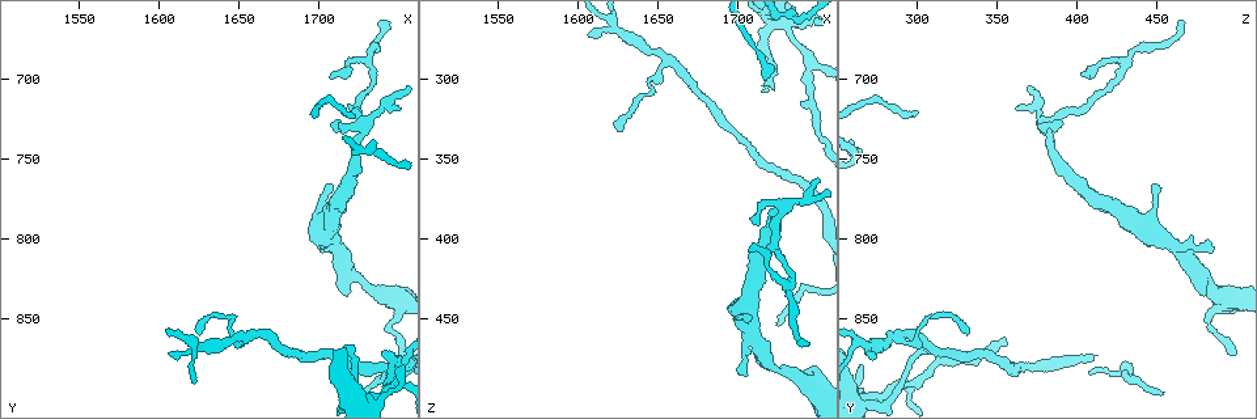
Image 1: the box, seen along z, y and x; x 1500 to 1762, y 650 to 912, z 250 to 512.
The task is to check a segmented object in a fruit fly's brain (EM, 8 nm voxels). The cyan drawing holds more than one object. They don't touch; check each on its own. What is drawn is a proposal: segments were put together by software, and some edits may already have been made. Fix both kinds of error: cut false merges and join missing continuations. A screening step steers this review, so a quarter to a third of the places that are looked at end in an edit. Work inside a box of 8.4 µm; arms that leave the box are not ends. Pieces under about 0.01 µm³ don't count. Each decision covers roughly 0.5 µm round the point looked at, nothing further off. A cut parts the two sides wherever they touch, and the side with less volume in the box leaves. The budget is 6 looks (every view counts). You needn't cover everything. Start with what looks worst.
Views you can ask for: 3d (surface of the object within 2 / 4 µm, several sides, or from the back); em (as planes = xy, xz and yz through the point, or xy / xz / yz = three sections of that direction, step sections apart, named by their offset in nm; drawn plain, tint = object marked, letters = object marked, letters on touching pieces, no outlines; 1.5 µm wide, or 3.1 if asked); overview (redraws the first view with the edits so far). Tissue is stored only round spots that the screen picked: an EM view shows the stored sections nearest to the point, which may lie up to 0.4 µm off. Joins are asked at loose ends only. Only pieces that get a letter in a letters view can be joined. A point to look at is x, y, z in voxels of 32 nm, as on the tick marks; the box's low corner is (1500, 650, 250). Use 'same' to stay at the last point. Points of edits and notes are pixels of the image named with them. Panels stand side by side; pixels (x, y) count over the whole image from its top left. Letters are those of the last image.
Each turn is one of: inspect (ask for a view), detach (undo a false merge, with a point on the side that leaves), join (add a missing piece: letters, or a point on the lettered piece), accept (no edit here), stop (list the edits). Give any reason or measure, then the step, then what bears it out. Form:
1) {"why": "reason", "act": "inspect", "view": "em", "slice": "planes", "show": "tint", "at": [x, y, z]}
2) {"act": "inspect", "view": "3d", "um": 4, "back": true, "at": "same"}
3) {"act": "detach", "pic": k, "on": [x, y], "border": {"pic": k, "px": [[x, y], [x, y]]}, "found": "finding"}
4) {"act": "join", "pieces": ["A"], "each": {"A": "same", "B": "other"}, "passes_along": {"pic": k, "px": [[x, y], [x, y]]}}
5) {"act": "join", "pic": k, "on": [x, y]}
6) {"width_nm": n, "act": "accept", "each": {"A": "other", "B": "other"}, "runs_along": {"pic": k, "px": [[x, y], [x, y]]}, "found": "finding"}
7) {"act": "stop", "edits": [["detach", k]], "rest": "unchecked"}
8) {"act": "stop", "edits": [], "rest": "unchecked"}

{"why": "free end", "act": "inspect", "view": "3d", "um": 2, "back": true, "at": [1716, 870, 306]}

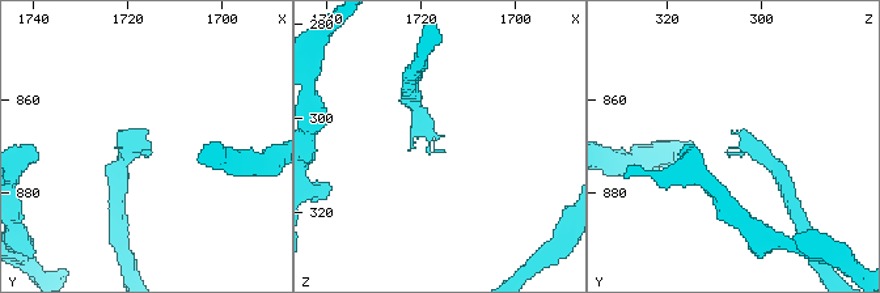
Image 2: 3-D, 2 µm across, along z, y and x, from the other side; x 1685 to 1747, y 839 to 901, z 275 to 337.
{"act": "inspect", "view": "em", "slice": "xz", "step": 4, "show": "tint", "at": [1715, 871, 308]}

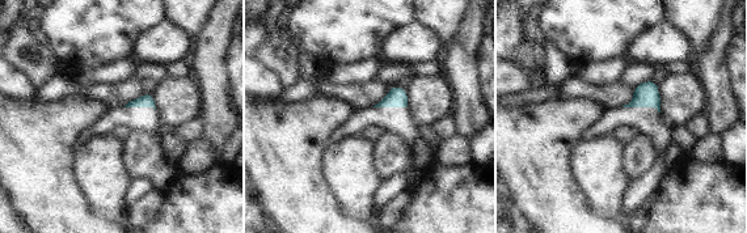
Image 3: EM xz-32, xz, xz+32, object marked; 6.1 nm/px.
{"why": "another direction", "act": "inspect", "view": "em", "slice": "planes", "show": "letters", "at": "same"}

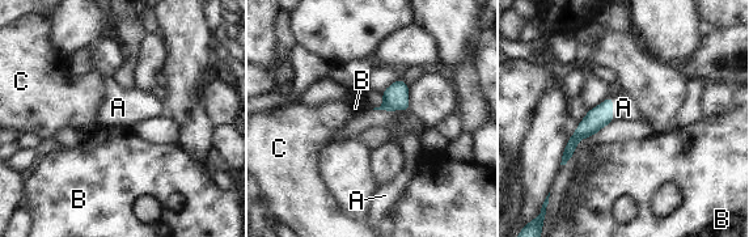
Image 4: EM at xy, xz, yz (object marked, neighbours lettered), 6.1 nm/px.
{"act": "join", "pieces": ["A"], "each": {"A": "same", "B": "other", "C": "other"}, "passes_along": {"pic": 4, "px": [[396, 97], [388, 110], [409, 142]]}, "found": "it goes on there"}

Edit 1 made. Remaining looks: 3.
{"why": "redraw", "act": "inspect", "view": "overview"}

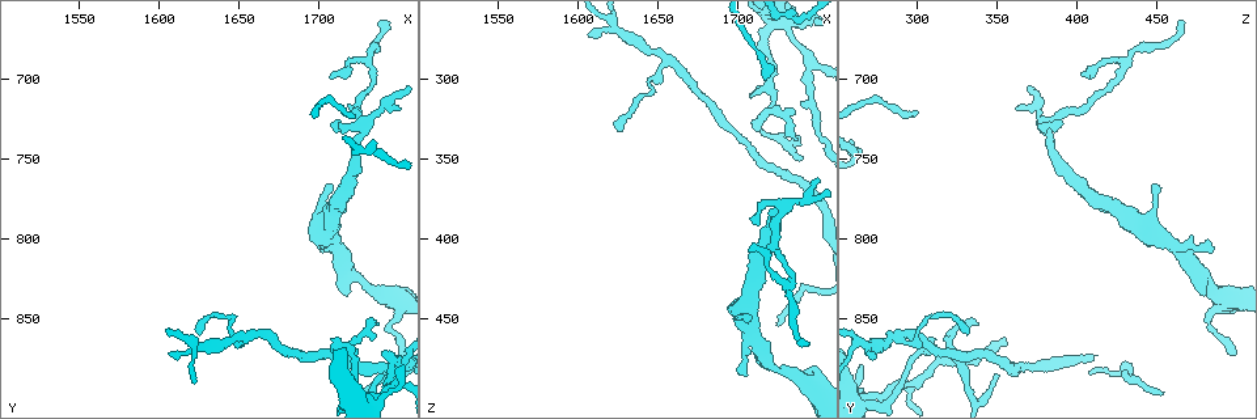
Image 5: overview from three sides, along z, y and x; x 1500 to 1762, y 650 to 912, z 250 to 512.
{"why": "branch stops here", "act": "inspect", "view": "3d", "um": 4, "at": [1718, 834, 478]}

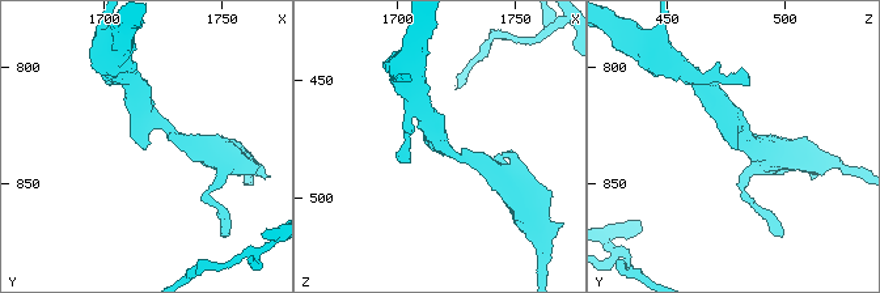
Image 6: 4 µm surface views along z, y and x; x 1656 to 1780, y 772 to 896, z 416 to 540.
{"why": "shape alone is not enough", "act": "inspect", "view": "em", "slice": "planes", "show": "letters", "at": [1719, 835, 480]}

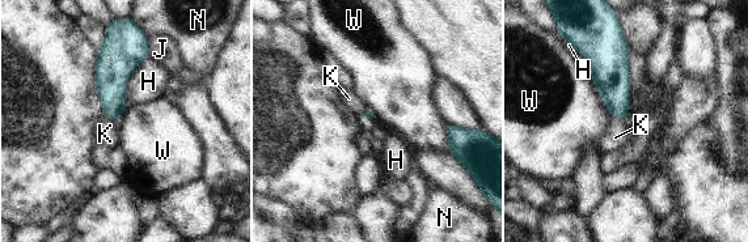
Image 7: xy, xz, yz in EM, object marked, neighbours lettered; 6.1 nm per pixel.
{"act": "join", "pieces": ["K"], "each": {"H": "other", "J": "other", "K": "same", "N": "other", "W": "other"}, "passes_along": {"pic": 7, "px": [[612, 80], [618, 118], [615, 138]]}, "found": "the neuron continues"}

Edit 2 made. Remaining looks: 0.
{"act": "stop", "edits": [["join", 4], ["join", 7]], "rest": "unchecked"}

